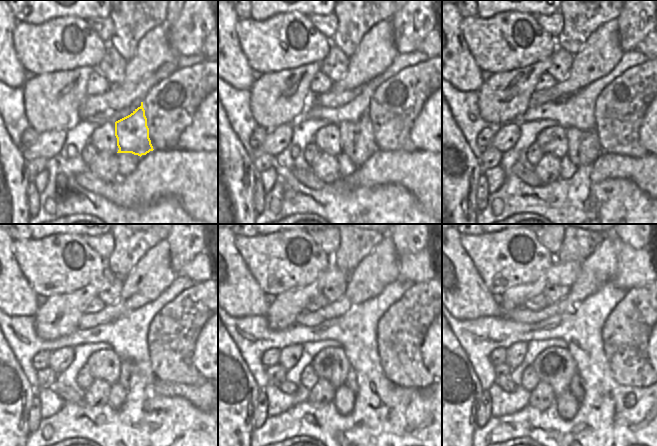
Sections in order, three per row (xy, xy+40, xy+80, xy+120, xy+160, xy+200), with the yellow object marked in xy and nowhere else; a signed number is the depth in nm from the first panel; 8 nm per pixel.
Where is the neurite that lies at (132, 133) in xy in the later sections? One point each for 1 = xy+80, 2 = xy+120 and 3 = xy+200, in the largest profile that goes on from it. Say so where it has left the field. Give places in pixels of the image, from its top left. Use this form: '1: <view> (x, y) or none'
1: xy+80 (583, 147)
2: xy+120 (128, 369)
3: xy+200 (575, 387)

